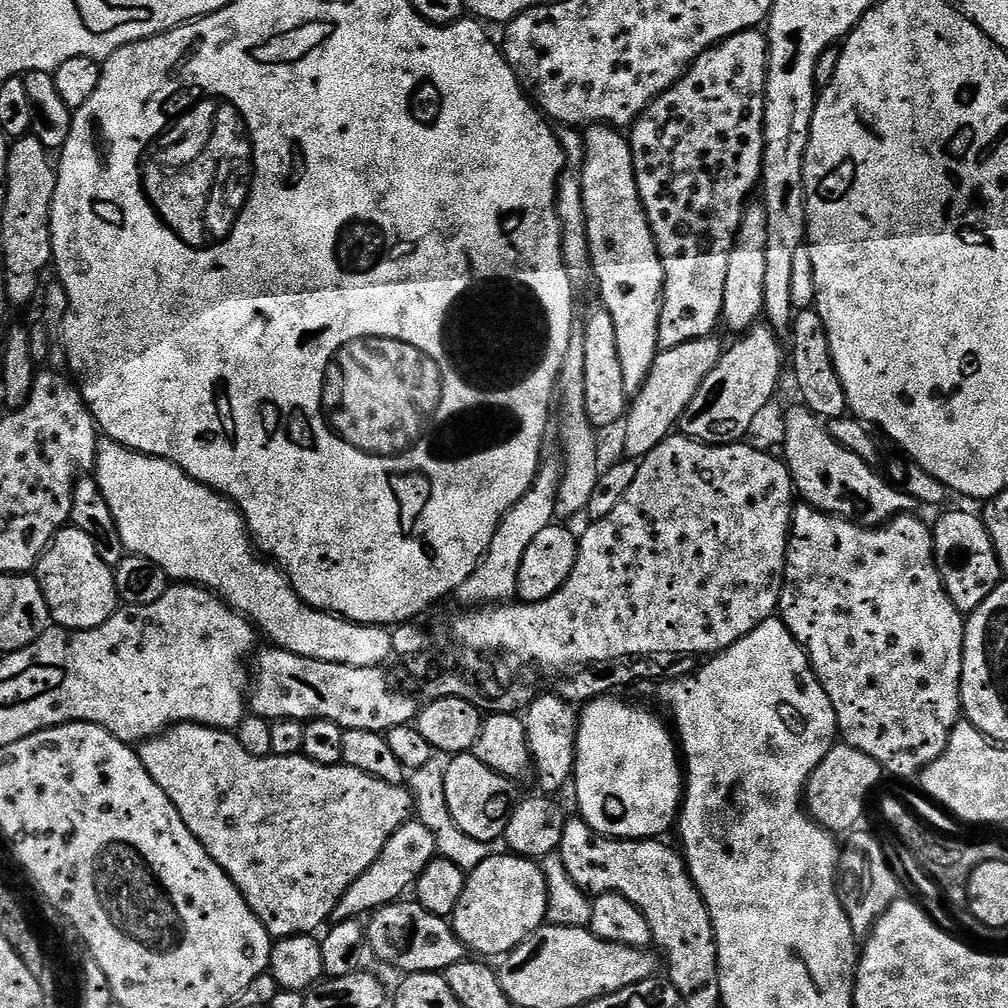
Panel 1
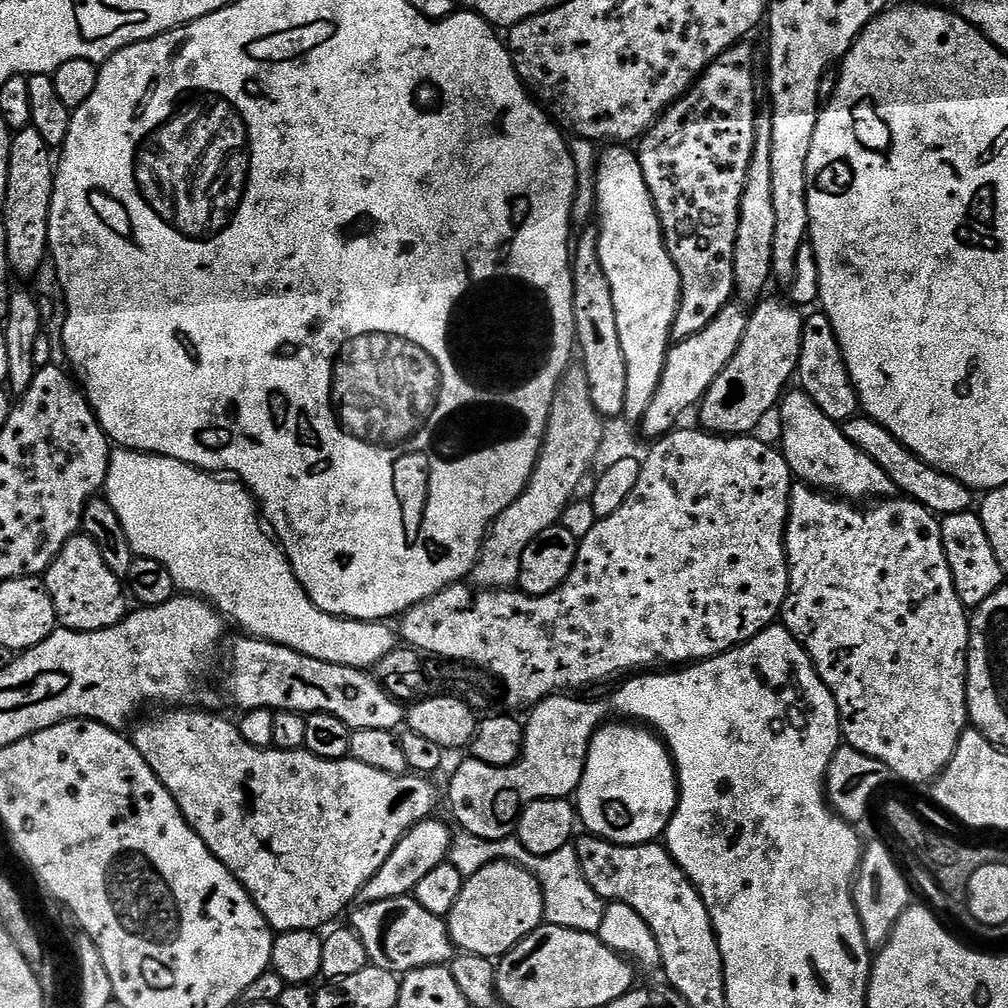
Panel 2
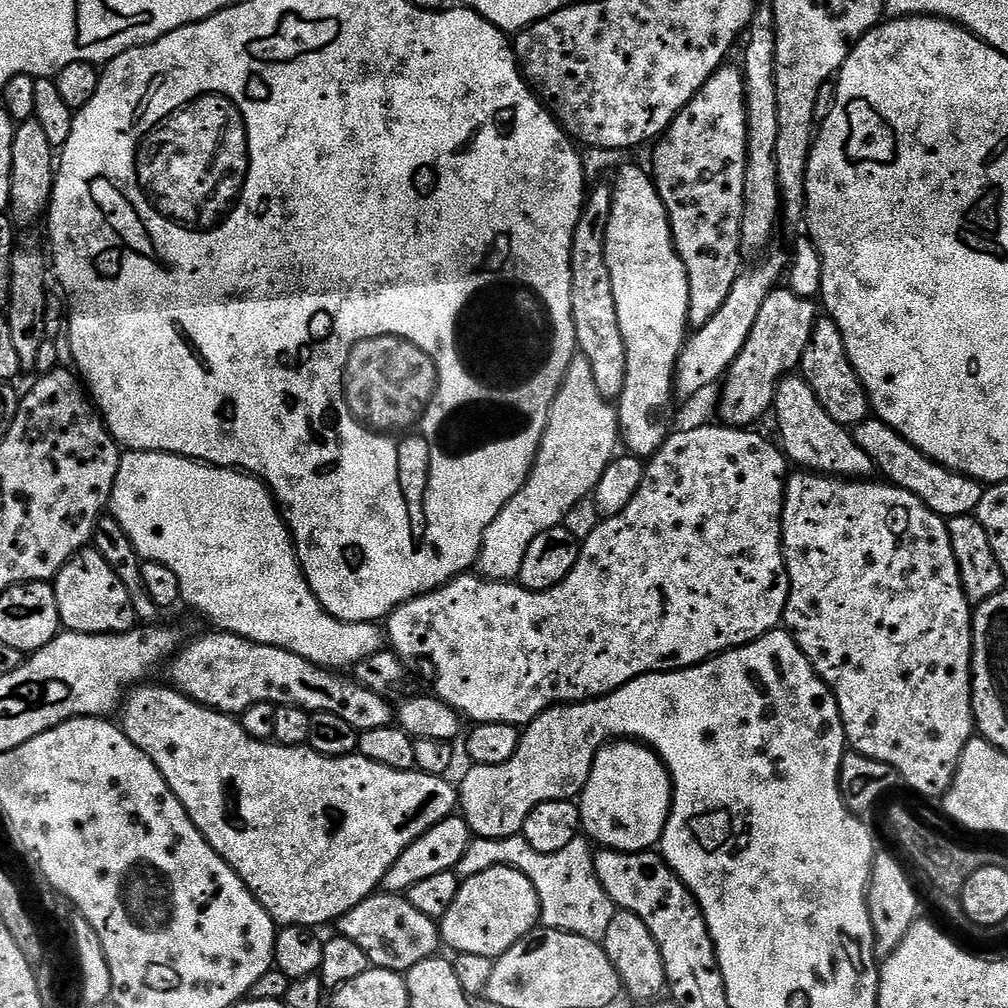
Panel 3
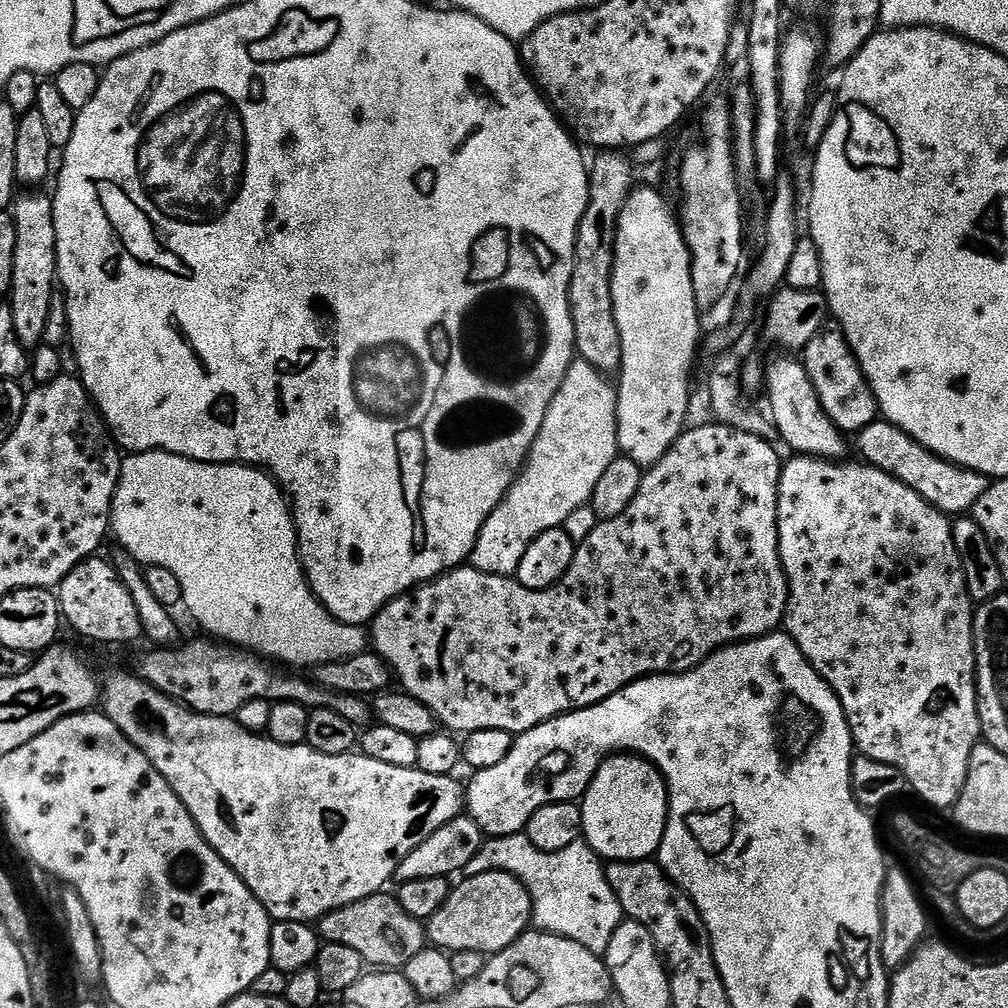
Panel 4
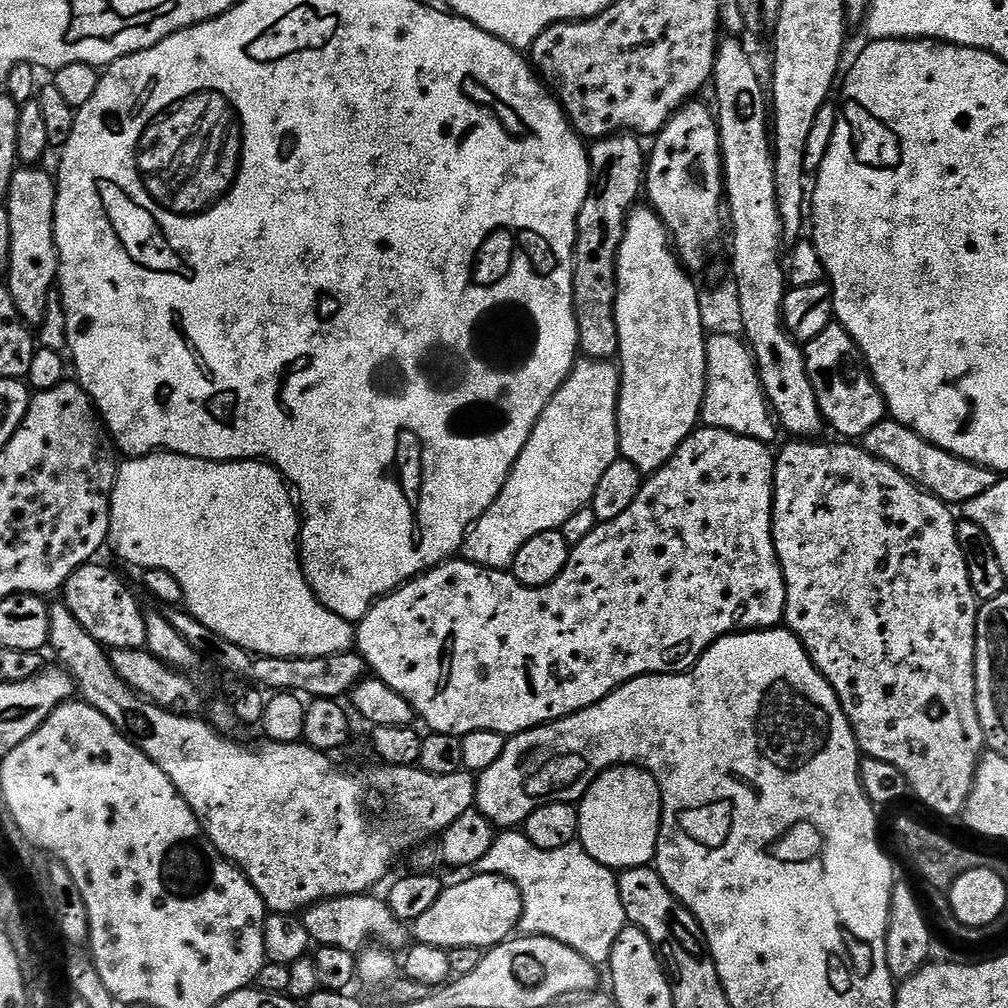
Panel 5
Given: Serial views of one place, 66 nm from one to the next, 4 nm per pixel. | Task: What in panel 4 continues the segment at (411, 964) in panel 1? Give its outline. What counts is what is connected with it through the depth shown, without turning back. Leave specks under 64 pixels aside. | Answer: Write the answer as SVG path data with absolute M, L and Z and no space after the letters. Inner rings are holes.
M377 894L354 902L350 906L335 908L318 921L318 935L321 941L329 944L350 946L362 954L365 965L380 970L402 970L426 946L426 928L421 921L414 919L402 910L395 895Z

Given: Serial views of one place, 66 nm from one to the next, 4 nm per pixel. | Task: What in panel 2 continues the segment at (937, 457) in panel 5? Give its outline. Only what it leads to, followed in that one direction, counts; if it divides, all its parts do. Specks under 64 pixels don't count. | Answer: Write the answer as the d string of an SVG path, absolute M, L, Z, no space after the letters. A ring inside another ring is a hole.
M857 414L851 420L843 421L842 427L851 444L858 446L858 450L862 450L862 454L874 458L874 462L878 462L878 466L882 466L882 470L886 470L888 477L893 480L897 489L907 499L915 500L916 503L940 518L953 516L959 512L967 512L973 507L973 489L958 482L958 478L945 472L939 472L922 458L913 456L912 451L902 441L894 438L894 434L890 434L875 420L869 420L867 415Z

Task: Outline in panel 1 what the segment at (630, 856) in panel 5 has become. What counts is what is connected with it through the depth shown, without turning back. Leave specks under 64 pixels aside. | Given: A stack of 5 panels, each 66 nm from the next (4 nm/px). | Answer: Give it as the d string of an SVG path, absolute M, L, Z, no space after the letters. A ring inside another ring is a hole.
M601 698L583 705L578 716L578 729L576 731L576 770L574 773L574 785L576 784L576 804L580 807L579 819L584 820L594 829L599 836L612 836L615 840L646 840L660 838L663 832L673 831L677 823L682 801L686 795L686 772L682 767L682 756L678 751L678 740L673 729L667 723L663 724L648 708L639 708L636 704L627 704L617 698Z

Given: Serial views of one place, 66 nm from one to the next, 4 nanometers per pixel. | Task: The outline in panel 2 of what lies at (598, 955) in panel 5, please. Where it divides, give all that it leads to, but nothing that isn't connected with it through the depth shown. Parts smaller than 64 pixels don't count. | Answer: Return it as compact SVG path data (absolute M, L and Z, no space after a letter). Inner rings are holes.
M463 830L453 835L450 863L466 878L478 874L478 870L482 870L488 864L497 862L518 864L536 877L544 892L544 919L547 923L579 932L599 933L606 902L592 889L590 882L586 882L586 874L582 874L575 847L569 846L562 850L554 850L554 854L535 856L527 852L515 838L479 840L474 834Z

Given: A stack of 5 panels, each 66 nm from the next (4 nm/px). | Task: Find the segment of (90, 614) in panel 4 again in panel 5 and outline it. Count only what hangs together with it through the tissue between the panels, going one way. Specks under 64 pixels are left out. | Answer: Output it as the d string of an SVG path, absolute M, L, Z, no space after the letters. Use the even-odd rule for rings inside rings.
M100 562L83 564L78 570L74 570L74 574L70 574L62 589L62 602L105 649L144 648L145 609L140 608L135 594L110 569L103 568Z

